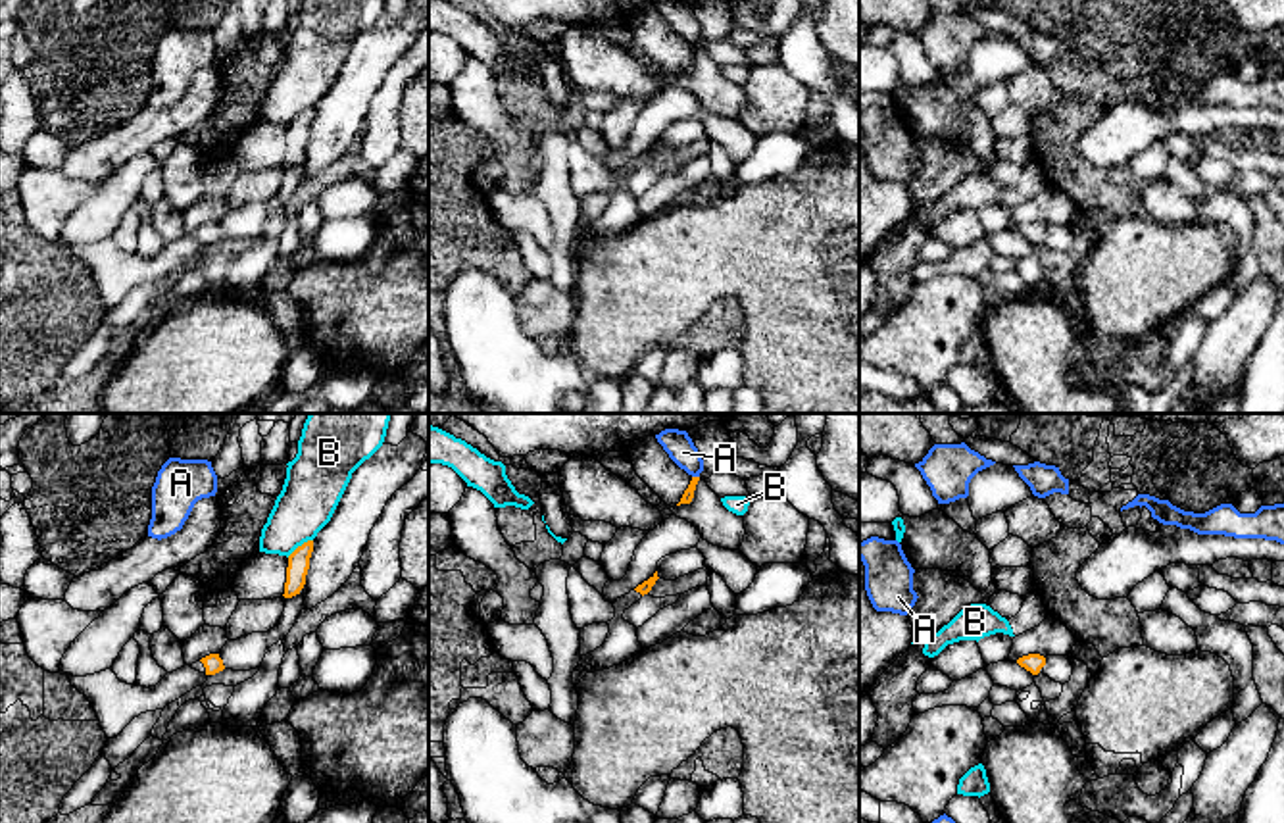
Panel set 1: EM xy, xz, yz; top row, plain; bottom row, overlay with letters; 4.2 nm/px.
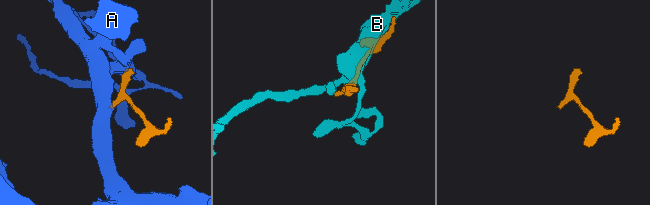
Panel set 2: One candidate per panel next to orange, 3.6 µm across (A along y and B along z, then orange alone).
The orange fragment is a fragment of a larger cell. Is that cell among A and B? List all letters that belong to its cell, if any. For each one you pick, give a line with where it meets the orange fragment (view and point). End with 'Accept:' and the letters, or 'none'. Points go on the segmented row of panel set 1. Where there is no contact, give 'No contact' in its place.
Accept: none

